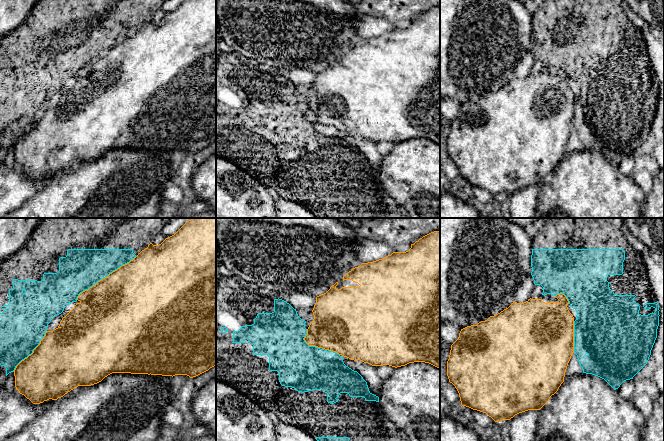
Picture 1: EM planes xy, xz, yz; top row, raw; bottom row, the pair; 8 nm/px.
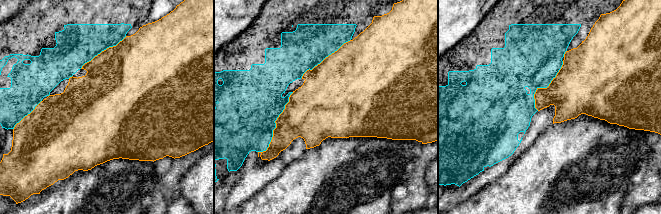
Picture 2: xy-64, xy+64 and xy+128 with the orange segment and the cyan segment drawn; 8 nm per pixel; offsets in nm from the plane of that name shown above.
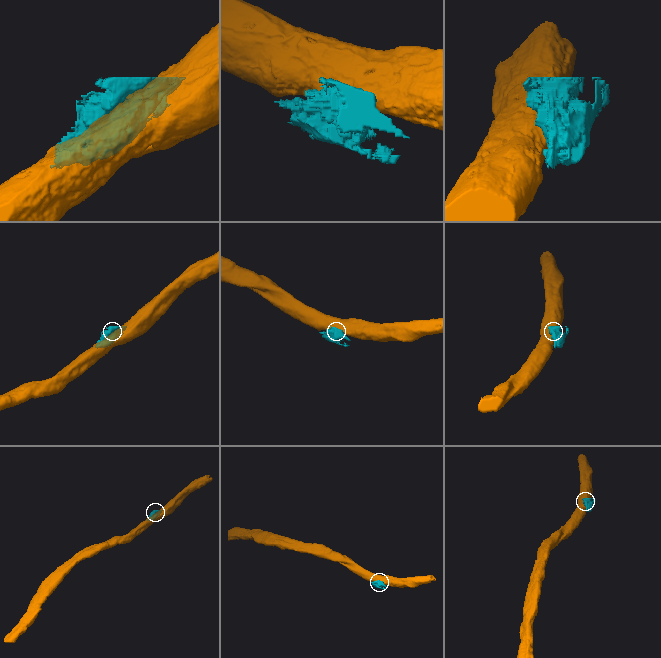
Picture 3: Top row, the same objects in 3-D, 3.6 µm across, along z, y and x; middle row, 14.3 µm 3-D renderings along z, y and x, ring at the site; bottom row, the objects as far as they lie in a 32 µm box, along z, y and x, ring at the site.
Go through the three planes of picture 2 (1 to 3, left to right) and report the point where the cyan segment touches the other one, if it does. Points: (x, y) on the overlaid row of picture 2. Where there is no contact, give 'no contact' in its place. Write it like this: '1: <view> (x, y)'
1: xy-64 (104, 50)
2: xy+64 (276, 125)
3: xy+128 (544, 88)

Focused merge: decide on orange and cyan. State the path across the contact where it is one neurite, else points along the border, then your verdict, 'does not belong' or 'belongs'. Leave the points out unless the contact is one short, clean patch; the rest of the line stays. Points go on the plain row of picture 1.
does not belong

